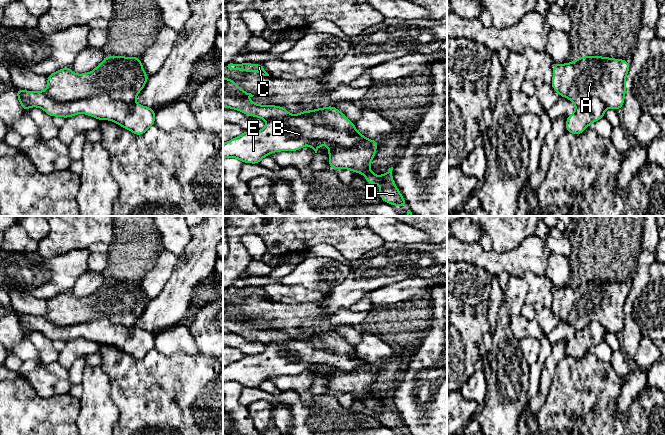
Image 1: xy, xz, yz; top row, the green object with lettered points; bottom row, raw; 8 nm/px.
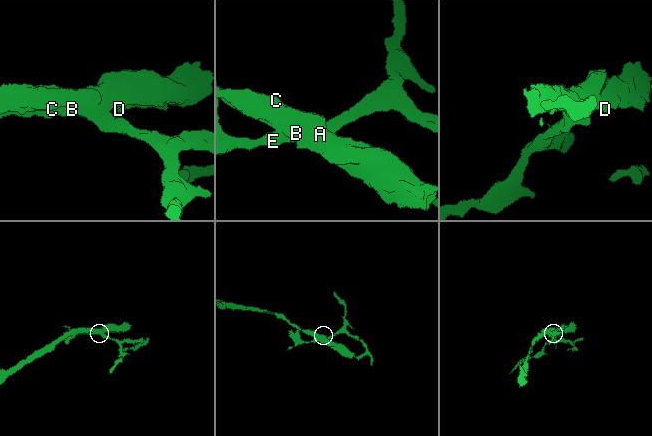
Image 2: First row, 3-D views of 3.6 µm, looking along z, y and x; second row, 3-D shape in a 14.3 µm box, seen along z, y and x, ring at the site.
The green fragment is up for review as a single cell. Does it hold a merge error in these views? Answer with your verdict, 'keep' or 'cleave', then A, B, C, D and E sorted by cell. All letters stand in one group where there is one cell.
cleave; A C D / B E

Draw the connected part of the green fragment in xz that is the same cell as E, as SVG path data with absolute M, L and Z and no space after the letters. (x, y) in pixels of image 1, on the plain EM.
M304 340L290 341L286 352L283 354L278 344L271 343L259 355L244 355L223 367L223 383L237 382L243 387L259 388L272 376L298 375L312 365L333 366L351 372L367 363L359 356L336 354Z

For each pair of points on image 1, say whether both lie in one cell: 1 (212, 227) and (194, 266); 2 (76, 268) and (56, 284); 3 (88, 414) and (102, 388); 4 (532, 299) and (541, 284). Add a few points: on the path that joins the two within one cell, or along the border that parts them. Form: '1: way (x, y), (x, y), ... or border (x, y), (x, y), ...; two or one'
1: way (205, 237), (200, 256); one
2: way (71, 269), (61, 279); one
3: way (94, 408), (96, 394); one
4: way (536, 295), (540, 288); one

